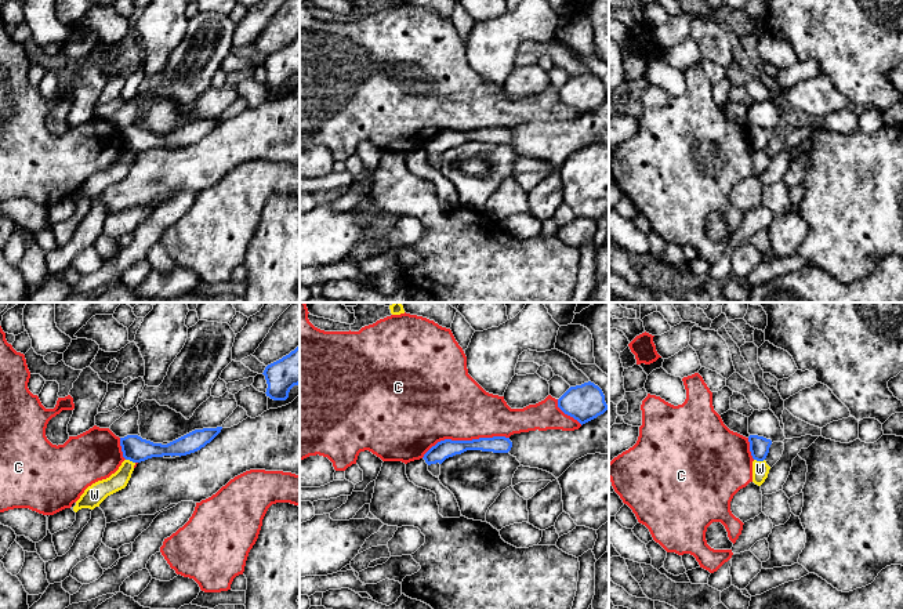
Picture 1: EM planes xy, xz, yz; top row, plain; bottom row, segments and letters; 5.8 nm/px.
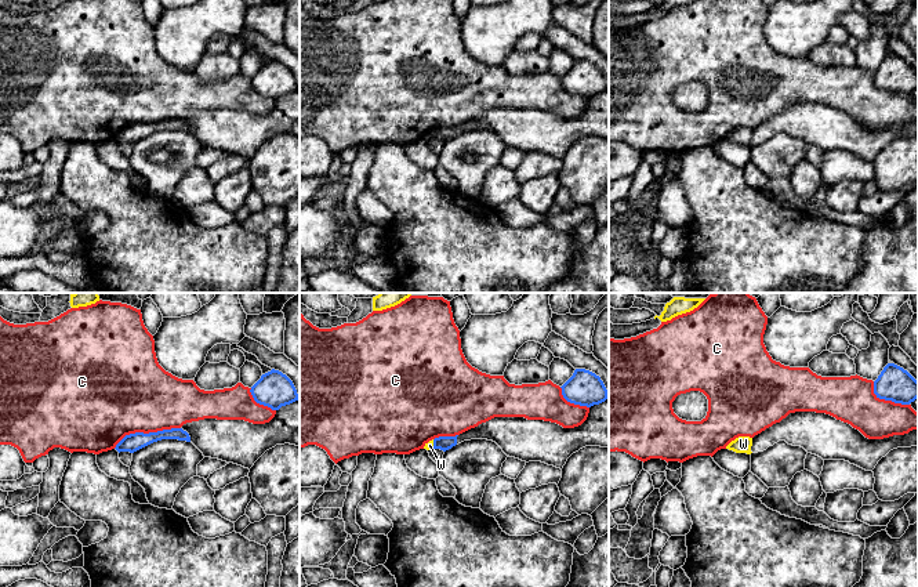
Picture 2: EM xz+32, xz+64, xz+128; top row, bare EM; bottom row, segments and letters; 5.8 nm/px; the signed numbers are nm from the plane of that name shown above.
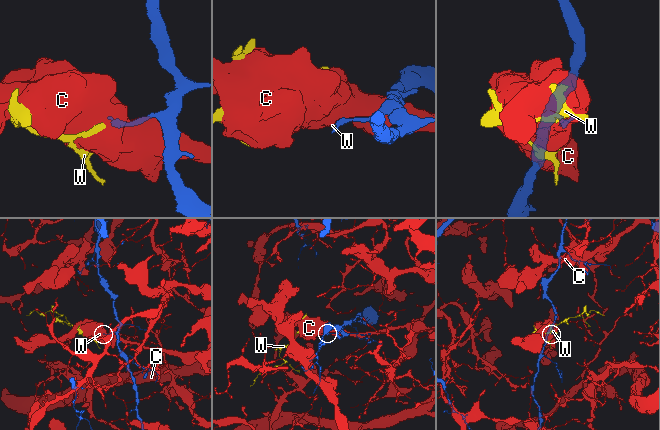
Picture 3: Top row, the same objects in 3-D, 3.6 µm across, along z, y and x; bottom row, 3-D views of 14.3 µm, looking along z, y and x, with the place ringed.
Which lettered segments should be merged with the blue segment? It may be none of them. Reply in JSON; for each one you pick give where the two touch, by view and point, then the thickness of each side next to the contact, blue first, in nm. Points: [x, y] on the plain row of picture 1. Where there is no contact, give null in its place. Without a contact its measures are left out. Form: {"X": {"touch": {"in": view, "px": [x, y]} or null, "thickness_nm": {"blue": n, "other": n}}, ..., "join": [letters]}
{"join": []}

